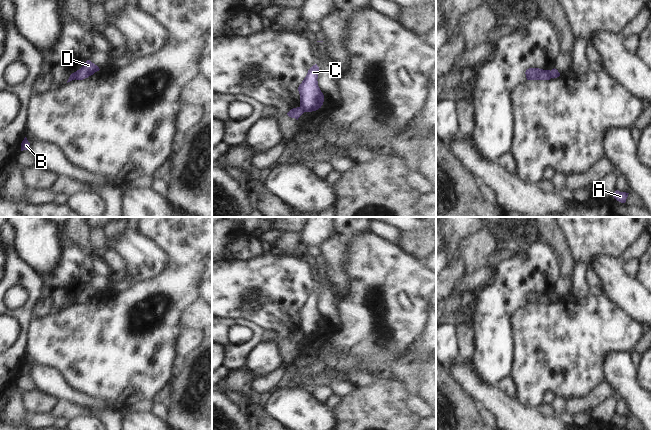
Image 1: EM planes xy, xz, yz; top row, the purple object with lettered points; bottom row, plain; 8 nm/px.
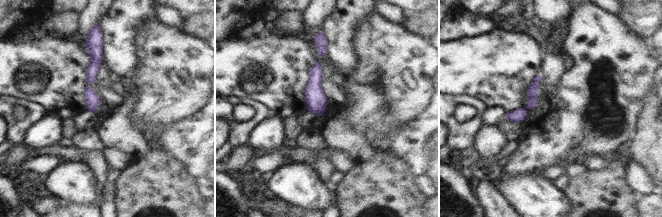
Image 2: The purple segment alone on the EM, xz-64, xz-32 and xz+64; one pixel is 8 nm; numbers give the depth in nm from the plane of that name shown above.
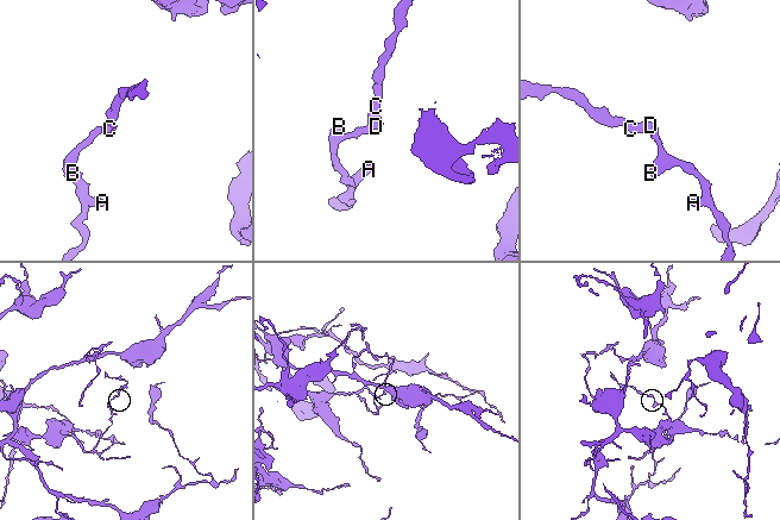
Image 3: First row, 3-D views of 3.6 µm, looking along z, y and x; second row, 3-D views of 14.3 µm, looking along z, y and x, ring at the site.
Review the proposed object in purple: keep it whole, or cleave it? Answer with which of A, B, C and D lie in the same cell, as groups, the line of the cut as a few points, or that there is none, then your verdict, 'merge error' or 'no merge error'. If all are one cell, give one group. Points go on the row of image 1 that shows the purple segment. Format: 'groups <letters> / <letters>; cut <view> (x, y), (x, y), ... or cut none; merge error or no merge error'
groups A B / C D; cut yz (549, 71), (552, 77); merge error

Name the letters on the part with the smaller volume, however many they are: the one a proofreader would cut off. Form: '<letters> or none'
C, D

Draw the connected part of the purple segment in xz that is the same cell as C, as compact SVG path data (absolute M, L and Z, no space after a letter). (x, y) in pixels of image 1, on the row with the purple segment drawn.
M317 64L313 65L298 87L300 94L300 107L304 112L316 111L323 105L324 95L318 86L319 67Z

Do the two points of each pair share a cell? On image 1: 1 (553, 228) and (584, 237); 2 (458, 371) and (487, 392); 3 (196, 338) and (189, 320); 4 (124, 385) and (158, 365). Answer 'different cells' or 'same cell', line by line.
1: different cells
2: same cell
3: different cells
4: same cell

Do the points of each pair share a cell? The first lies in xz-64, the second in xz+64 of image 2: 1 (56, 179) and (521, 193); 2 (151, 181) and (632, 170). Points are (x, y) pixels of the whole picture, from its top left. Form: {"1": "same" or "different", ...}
{"1": "same", "2": "different"}

